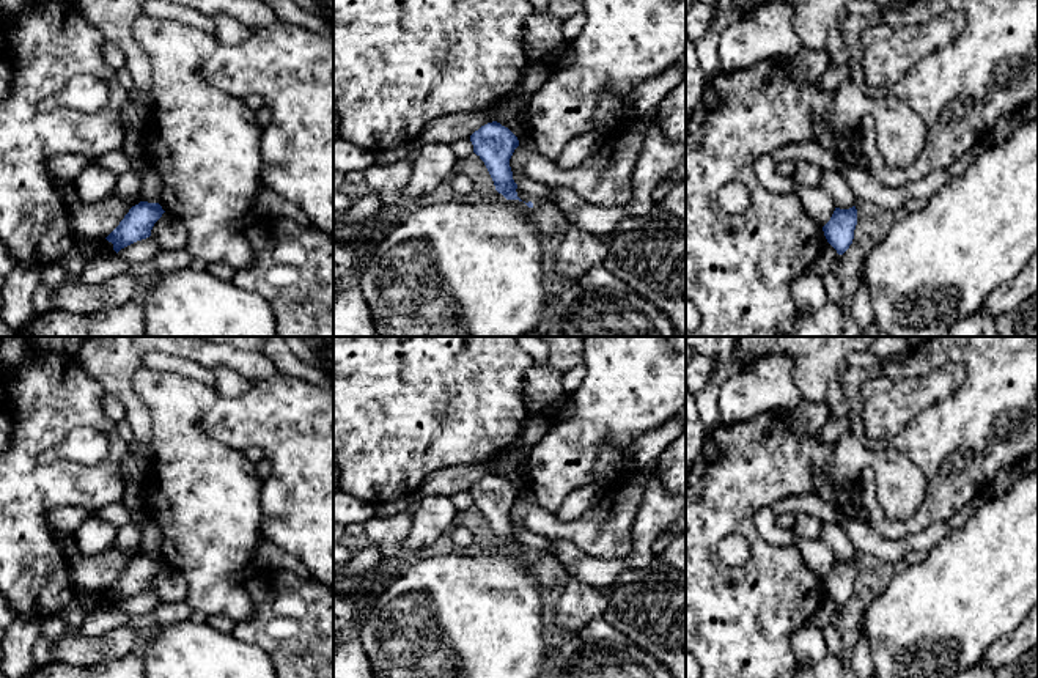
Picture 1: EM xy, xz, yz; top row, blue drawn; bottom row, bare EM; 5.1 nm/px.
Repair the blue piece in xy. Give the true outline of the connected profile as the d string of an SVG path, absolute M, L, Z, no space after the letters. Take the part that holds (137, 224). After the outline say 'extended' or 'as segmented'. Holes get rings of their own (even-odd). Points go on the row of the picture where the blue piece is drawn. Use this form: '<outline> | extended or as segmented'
M140 201L132 206L120 225L105 238L118 253L121 249L151 236L154 223L165 211L159 203Z | as segmented

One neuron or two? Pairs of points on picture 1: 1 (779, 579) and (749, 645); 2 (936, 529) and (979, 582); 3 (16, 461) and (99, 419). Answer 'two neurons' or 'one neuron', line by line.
1: one neuron
2: two neurons
3: one neuron

